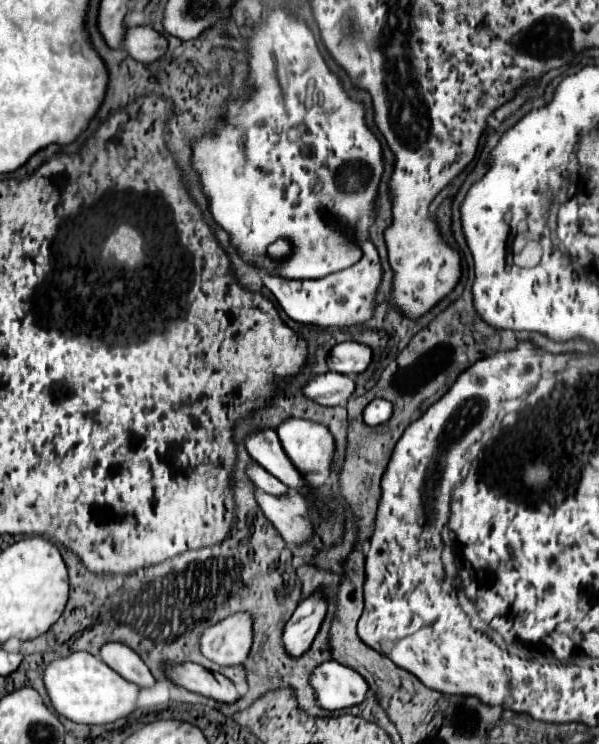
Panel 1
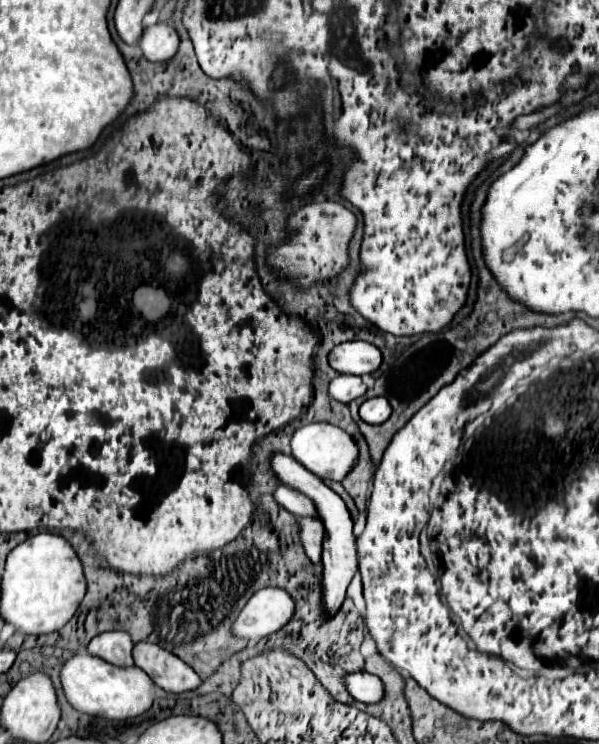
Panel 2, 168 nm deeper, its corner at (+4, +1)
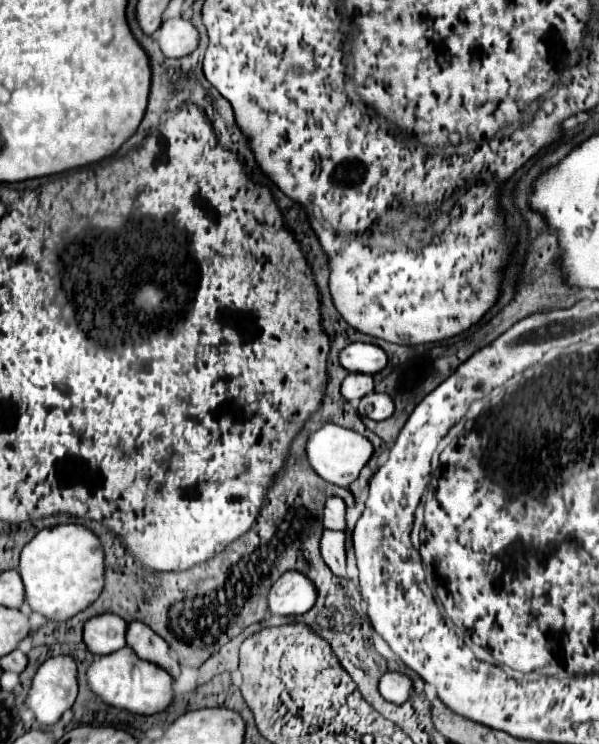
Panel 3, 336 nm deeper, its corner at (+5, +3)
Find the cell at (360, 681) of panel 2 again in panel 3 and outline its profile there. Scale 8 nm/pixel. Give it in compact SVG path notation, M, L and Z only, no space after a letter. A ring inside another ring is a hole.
M389 671L379 681L379 693L391 703L405 703L413 693L413 681L401 671Z

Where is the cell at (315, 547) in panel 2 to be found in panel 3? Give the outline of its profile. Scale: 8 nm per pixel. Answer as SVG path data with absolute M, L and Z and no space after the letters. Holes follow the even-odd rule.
M323 531L321 539L321 557L333 575L349 579L347 575L347 557L345 557L345 531Z

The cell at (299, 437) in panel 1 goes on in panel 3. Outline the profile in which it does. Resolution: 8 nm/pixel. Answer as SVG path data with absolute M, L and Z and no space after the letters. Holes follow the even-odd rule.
M333 423L323 425L307 441L307 457L311 467L317 471L319 477L337 487L349 487L359 477L361 469L371 459L371 455L373 455L373 443L367 437Z

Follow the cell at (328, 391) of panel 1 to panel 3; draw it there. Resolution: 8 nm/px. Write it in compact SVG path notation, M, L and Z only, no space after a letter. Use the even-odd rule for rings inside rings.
M349 373L341 385L341 393L347 401L359 401L373 391L373 377L363 373Z

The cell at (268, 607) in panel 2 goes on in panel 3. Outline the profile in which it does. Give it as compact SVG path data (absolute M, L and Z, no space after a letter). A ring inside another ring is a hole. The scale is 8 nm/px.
M289 571L275 581L267 601L271 613L303 615L315 605L317 589L313 581L309 581L309 577L305 577L301 571Z

